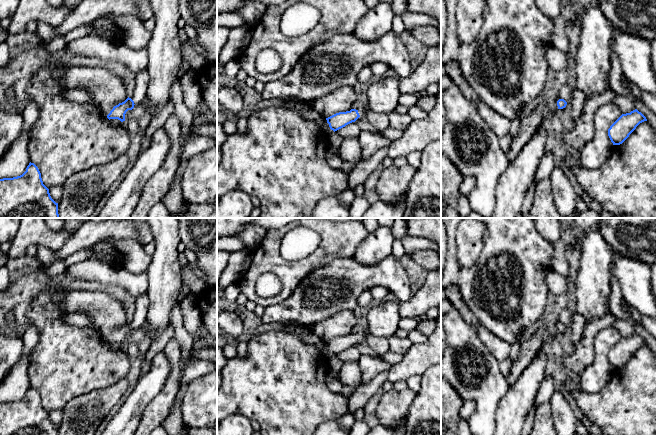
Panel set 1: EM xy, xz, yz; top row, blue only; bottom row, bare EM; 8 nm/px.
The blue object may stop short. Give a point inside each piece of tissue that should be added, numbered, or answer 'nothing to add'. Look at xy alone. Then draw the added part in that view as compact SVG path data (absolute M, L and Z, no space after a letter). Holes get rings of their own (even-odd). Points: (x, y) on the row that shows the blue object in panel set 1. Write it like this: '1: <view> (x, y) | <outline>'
1: xy (142, 78) | M147 69L136 73L135 90L131 97L135 105L142 104L145 99L148 90L148 82L149 73Z

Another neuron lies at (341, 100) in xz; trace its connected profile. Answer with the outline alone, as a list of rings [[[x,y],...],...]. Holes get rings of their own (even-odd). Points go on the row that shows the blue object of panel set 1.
[[[342,87],[329,95],[313,100],[309,105],[312,110],[328,118],[339,112],[350,111],[356,97],[355,87]]]

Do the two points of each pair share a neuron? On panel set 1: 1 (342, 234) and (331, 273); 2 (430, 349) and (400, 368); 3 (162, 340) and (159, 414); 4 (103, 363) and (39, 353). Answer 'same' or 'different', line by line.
1: different
2: same
3: different
4: same

